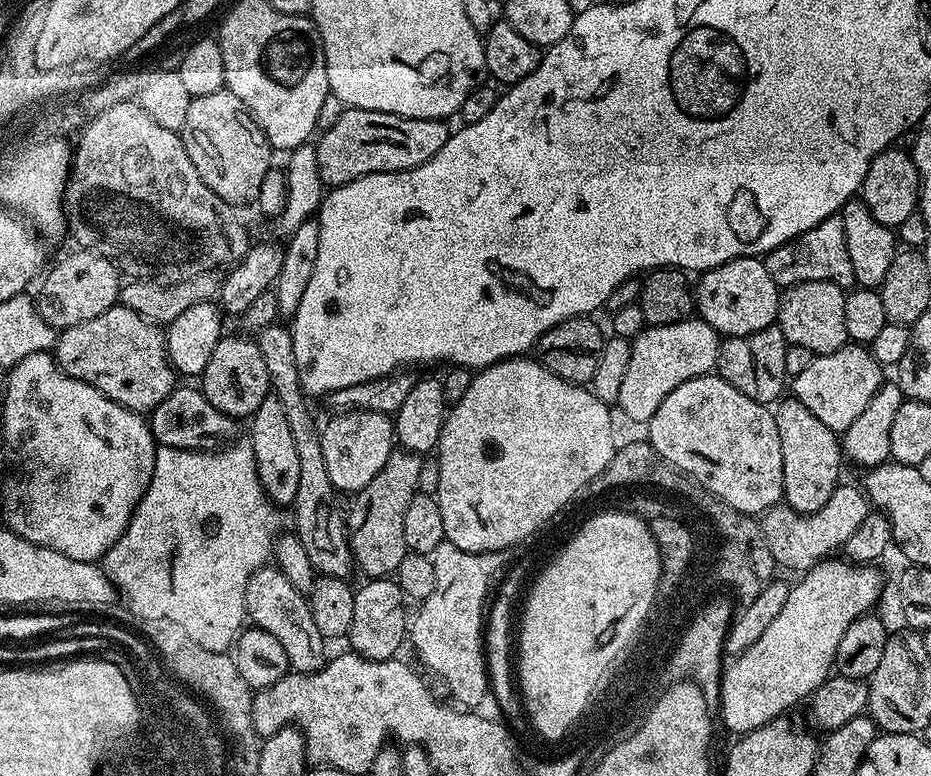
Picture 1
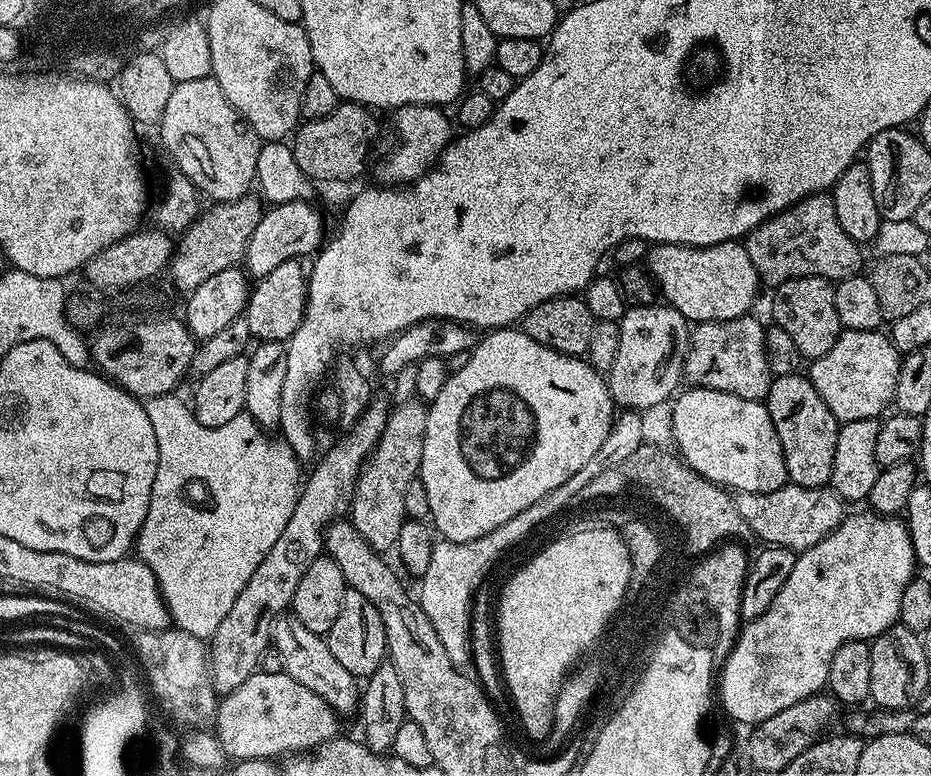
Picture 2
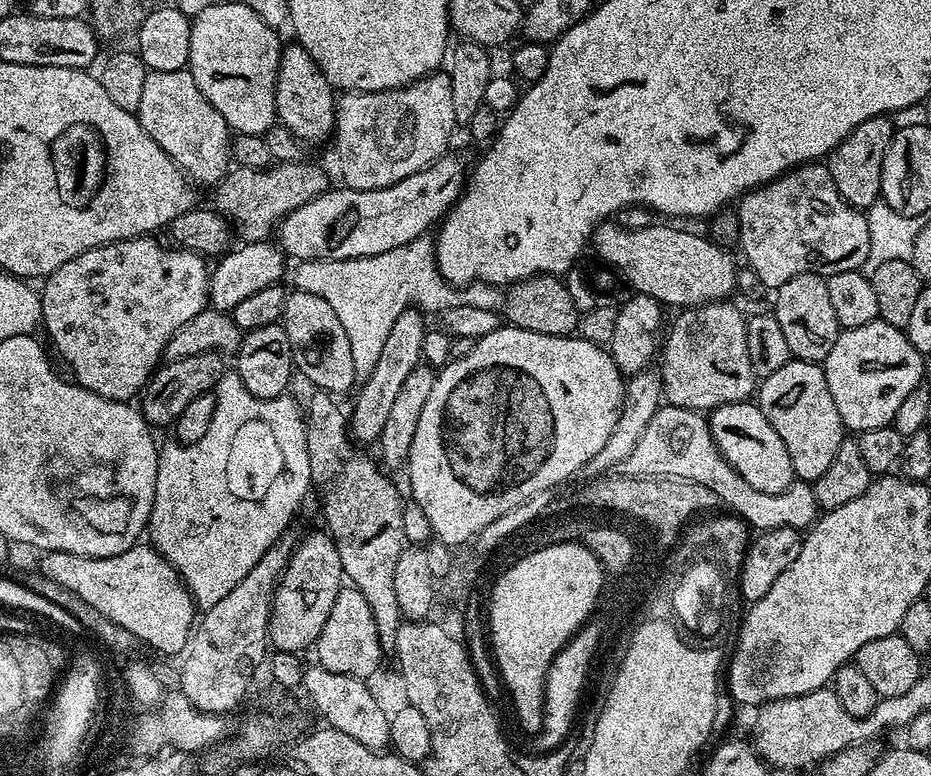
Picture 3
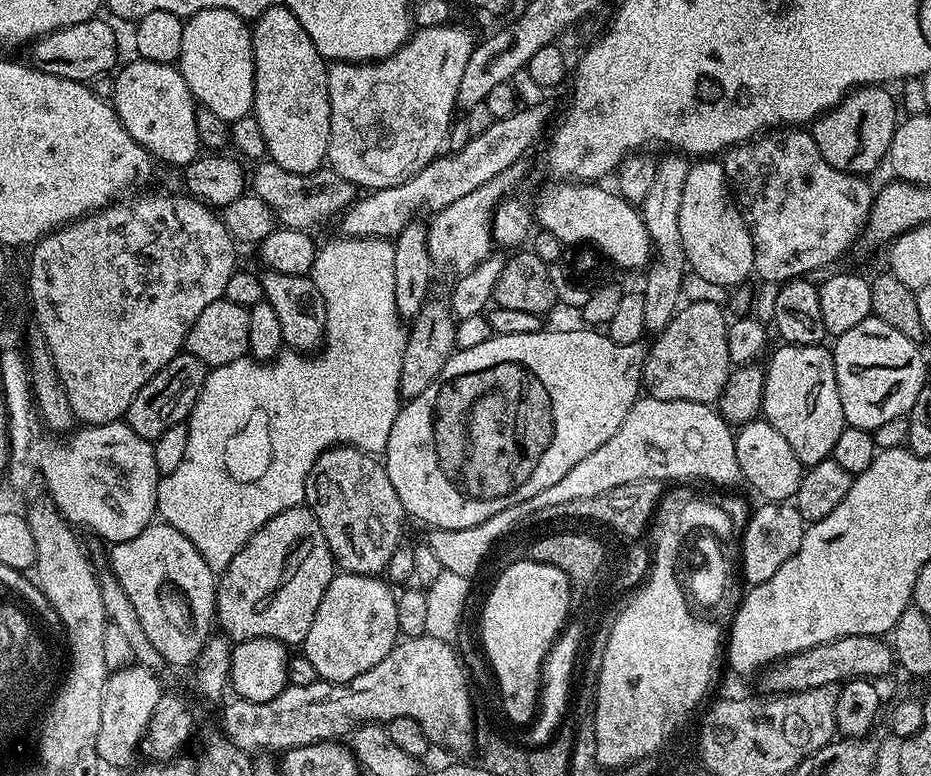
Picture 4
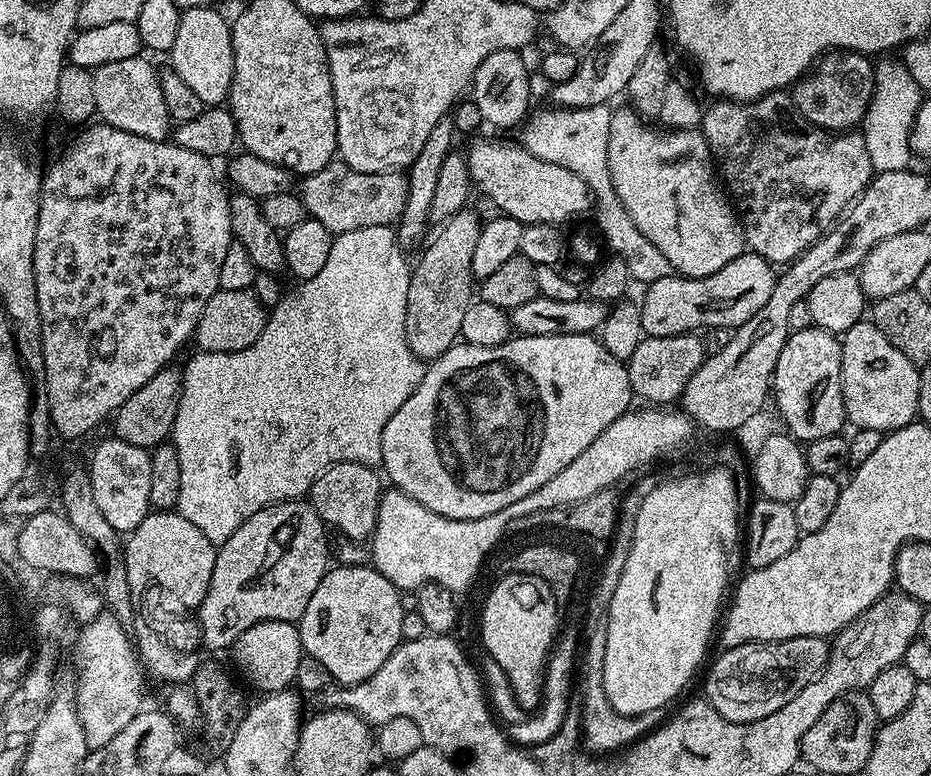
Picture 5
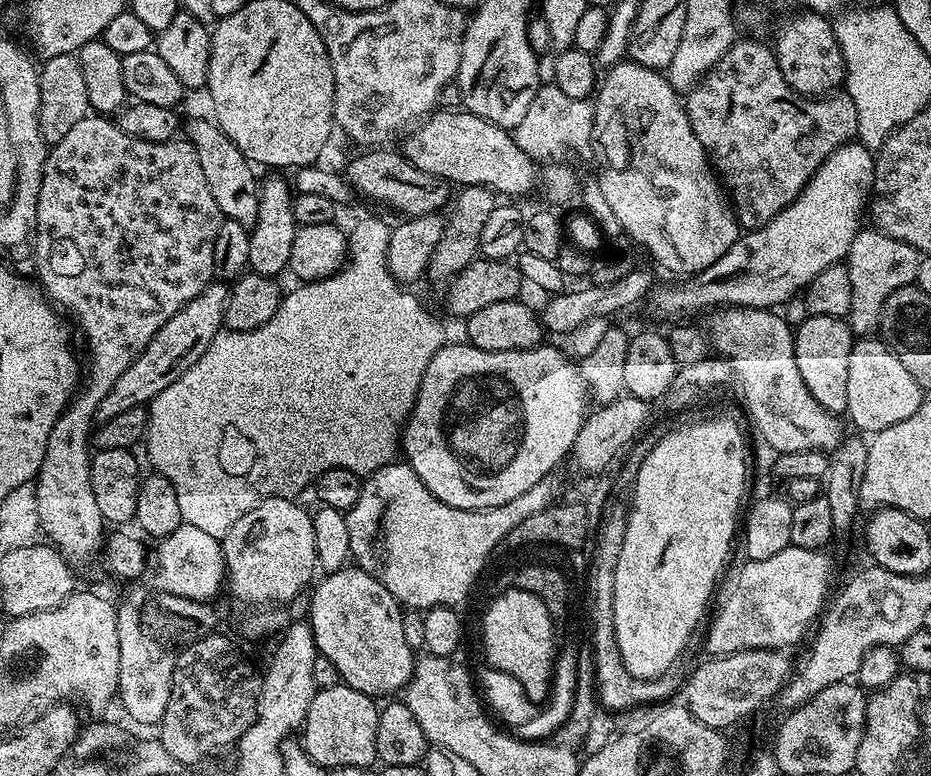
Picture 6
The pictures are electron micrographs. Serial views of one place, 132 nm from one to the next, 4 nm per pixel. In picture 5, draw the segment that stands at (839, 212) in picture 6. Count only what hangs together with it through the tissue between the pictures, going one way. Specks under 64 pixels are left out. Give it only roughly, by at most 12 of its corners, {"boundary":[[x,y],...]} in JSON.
{"boundary":[[745,250],[718,274],[643,289],[645,336],[735,330],[766,306],[777,269]]}

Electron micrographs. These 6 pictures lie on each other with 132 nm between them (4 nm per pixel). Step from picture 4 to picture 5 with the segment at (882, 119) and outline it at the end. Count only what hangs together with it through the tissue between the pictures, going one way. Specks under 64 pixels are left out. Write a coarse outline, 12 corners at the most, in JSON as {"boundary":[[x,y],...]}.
{"boundary":[[862,52],[824,53],[790,95],[833,134],[863,125],[876,70]]}

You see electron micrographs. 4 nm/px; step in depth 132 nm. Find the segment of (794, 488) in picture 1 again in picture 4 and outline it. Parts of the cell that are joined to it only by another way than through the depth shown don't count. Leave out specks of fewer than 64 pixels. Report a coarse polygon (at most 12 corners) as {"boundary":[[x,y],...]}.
{"boundary":[[786,344],[766,364],[763,419],[801,465],[845,427],[831,351]]}

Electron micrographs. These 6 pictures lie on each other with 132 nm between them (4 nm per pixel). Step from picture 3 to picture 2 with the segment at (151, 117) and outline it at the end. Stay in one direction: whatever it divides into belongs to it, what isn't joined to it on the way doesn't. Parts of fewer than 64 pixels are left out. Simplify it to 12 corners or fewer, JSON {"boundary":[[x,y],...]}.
{"boundary":[[213,76],[173,83],[158,131],[212,202],[249,195],[262,141]]}

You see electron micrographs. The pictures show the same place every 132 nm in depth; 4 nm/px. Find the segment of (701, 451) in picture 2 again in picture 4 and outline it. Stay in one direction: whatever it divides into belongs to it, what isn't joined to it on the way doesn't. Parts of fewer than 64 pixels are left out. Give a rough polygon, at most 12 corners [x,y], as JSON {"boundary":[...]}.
{"boundary":[[763,418],[735,429],[746,484],[788,502],[802,465]]}

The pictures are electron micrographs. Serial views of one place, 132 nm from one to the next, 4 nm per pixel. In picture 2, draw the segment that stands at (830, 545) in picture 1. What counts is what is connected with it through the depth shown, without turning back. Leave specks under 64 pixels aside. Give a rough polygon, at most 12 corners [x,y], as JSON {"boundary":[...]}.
{"boundary":[[831,487],[737,492],[752,536],[797,554],[843,522]]}

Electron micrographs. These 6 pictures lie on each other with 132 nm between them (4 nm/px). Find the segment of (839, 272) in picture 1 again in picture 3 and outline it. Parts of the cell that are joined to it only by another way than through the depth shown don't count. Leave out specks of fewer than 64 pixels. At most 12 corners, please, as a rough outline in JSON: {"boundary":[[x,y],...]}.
{"boundary":[[827,163],[738,201],[743,263],[765,289],[855,272],[867,218]]}

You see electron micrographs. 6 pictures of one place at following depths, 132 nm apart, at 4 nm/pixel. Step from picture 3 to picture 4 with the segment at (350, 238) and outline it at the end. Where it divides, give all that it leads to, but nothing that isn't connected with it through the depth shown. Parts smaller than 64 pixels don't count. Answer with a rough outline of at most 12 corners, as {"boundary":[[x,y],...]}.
{"boundary":[[547,103],[493,120],[408,181],[361,195],[345,237],[395,238],[521,160]]}

